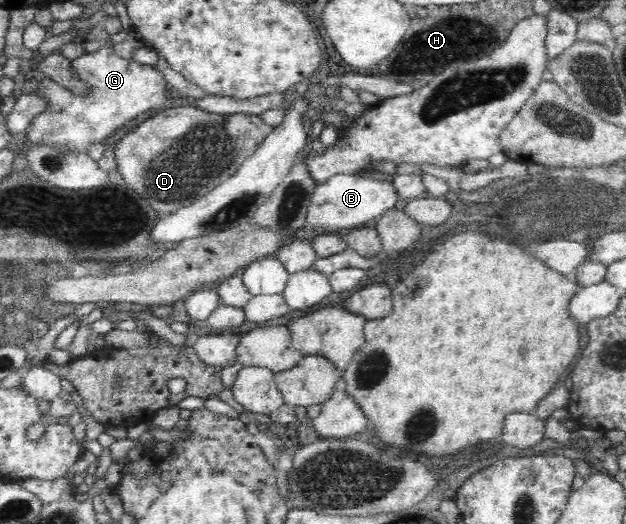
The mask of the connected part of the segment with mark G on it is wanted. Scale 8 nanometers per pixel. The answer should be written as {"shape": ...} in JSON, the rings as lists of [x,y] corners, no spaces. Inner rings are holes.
{"shape":[[[103,45],[96,52],[81,54],[72,60],[72,66],[74,75],[87,83],[91,91],[87,95],[75,95],[49,76],[44,77],[35,93],[46,98],[47,108],[37,113],[26,128],[26,136],[35,146],[51,144],[69,147],[71,151],[88,152],[89,146],[103,144],[107,136],[111,136],[129,120],[148,109],[162,109],[167,102],[167,90],[170,87],[163,73],[153,65],[121,57],[113,51],[112,46]]]}

